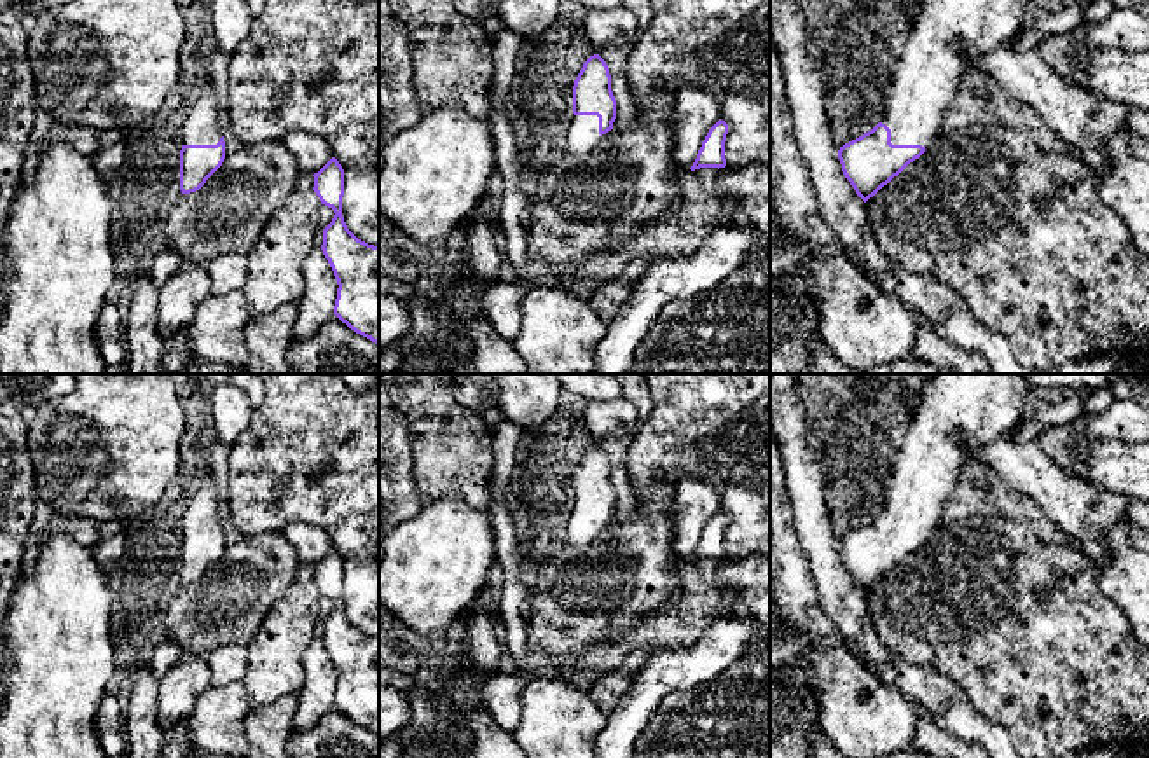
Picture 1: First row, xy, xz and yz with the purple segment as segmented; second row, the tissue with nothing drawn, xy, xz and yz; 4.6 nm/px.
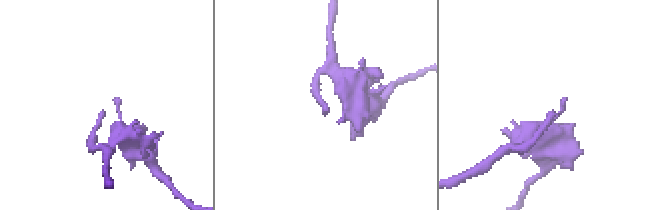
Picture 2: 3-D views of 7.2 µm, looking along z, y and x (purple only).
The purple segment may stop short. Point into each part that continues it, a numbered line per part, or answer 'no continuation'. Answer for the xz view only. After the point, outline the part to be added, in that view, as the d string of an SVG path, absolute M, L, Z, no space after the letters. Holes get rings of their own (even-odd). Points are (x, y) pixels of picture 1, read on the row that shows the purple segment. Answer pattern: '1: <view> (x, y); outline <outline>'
1: xz (584, 137); outline M573 114L569 129L568 129L568 140L566 140L568 154L573 157L585 157L602 143L606 134L602 136L599 134L597 115L574 115Z

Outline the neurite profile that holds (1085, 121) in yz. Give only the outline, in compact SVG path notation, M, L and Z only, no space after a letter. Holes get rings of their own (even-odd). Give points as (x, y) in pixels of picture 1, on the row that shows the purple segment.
M1013 37L985 54L971 54L974 68L1027 103L1077 154L1095 183L1111 169L1107 138L1128 122L1130 105L1107 101L1051 70L1037 51L1018 51Z

